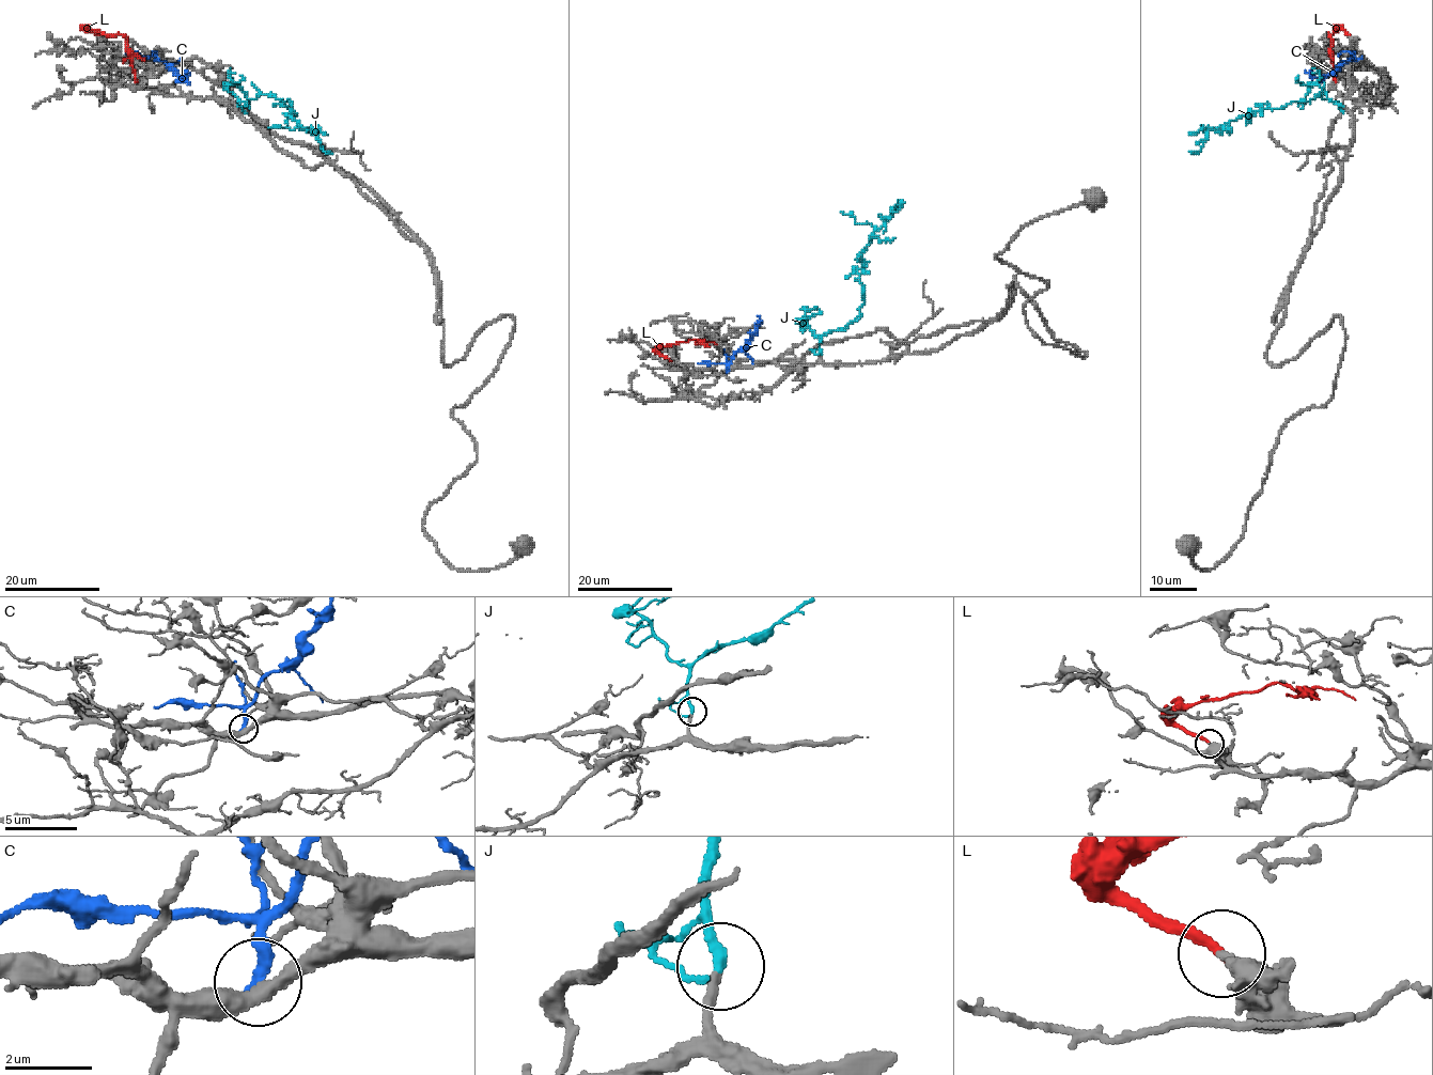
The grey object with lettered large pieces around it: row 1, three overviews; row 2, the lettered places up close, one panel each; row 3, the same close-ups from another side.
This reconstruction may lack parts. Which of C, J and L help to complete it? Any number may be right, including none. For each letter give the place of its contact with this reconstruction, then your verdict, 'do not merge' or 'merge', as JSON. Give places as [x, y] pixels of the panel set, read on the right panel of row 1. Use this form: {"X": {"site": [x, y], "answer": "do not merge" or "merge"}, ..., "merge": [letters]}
{"C": {"site": [1359, 59], "answer": "do not merge"}, "J": {"site": [1342, 106], "answer": "merge"}, "L": {"site": [1349, 34], "answer": "do not merge"}, "merge": ["J"]}

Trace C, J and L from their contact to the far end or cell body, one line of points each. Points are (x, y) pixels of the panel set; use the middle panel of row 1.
C: (727, 371), (734, 355), (754, 331), (760, 318), (758, 315)
J: (821, 353), (821, 338), (843, 329), (859, 315), (863, 302), (859, 252), (899, 208), (901, 202), (898, 203)
L: (670, 359), (658, 351), (695, 339), (709, 346)

